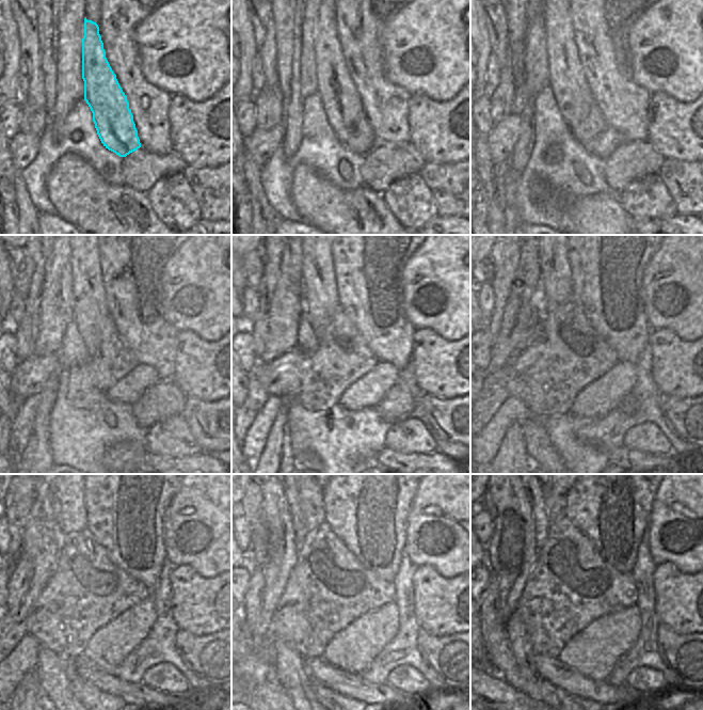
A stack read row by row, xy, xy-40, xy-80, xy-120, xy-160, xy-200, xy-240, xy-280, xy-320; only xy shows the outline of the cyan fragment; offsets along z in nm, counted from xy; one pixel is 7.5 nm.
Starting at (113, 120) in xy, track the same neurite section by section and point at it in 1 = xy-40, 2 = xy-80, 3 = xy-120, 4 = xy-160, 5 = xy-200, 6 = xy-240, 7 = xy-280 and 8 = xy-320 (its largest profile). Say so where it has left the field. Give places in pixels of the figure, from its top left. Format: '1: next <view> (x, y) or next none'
1: next xy-40 (340, 99)
2: next xy-80 (568, 81)
3: next xy-120 (91, 317)
4: next xy-160 (321, 296)
5: next xy-200 (555, 266)
6: next xy-240 (70, 495)
7: next xy-280 (310, 495)
8: next xy-320 (554, 504)

